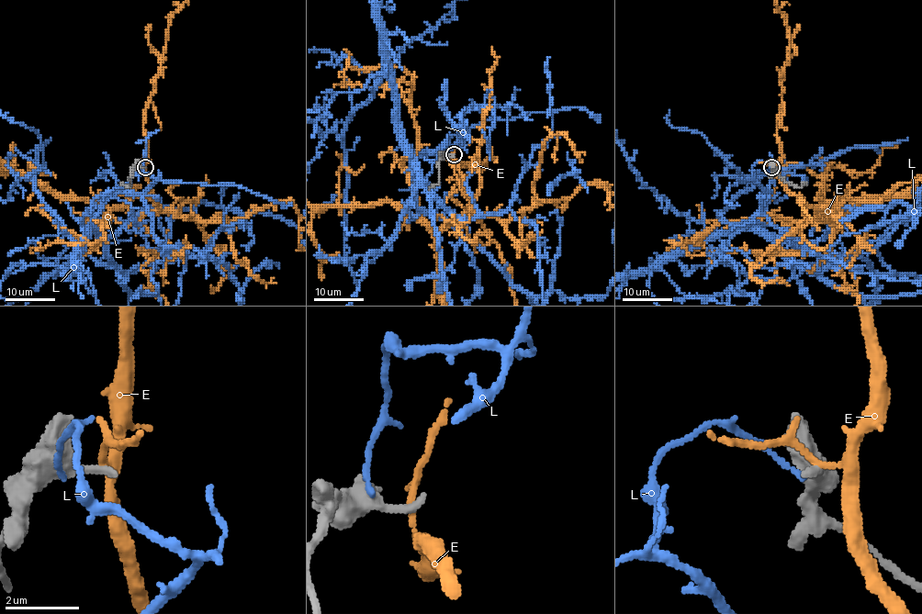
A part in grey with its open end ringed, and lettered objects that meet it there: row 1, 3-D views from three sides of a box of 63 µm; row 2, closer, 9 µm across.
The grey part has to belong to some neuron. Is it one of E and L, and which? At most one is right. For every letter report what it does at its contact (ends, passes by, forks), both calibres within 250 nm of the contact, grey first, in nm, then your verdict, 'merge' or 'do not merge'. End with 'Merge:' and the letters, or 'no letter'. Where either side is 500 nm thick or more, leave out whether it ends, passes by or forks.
E: it forks | 260/170 nm | do not merge
L: it ends | 460/140 nm | do not merge
Merge: no letter

